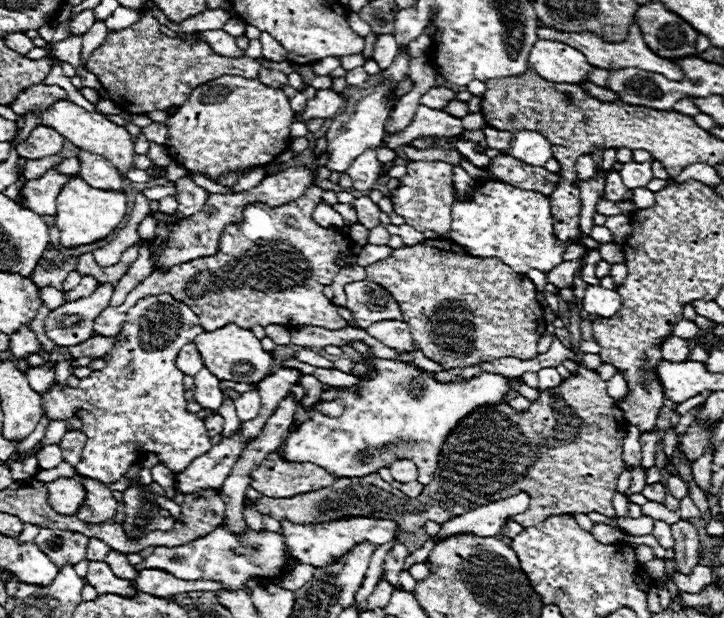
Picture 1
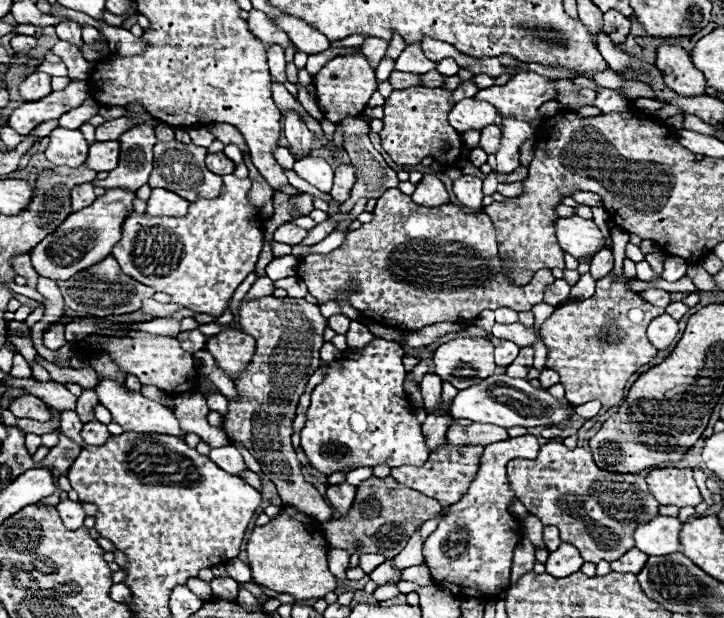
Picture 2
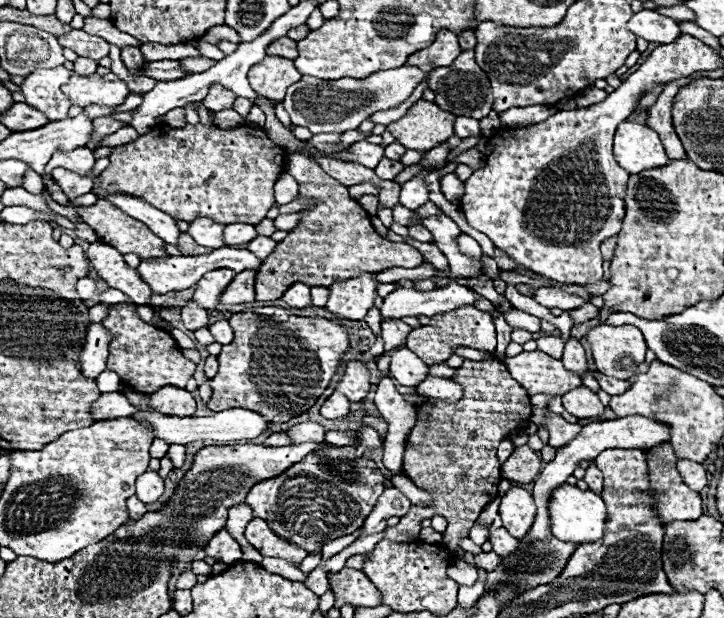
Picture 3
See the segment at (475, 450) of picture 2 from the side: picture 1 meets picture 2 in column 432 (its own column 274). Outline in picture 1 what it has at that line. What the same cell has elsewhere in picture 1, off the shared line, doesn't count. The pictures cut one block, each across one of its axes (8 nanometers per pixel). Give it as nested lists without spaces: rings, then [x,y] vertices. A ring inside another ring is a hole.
[[[280,450],[268,454],[252,472],[252,488],[270,498],[292,498],[296,494],[314,492],[336,480],[338,476],[320,466],[286,462]]]

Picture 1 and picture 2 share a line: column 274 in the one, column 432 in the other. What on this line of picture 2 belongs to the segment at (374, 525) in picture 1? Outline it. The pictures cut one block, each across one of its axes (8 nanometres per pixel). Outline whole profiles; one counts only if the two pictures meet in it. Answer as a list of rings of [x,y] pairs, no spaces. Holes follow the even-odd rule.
[[[532,434],[494,442],[484,448],[478,472],[468,492],[448,508],[424,544],[424,562],[430,568],[436,584],[448,588],[456,596],[472,598],[488,598],[484,594],[500,594],[510,586],[512,554],[522,536],[520,522],[510,512],[516,496],[506,476],[506,464],[512,458],[534,460],[538,450],[540,444]]]

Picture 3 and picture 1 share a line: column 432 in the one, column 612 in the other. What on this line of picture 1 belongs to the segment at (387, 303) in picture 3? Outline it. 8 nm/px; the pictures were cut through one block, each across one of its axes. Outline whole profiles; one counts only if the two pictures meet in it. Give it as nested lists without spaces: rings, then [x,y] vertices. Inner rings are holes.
[[[588,284],[584,292],[584,310],[596,316],[610,318],[620,310],[620,294],[616,290],[602,288],[600,284]]]

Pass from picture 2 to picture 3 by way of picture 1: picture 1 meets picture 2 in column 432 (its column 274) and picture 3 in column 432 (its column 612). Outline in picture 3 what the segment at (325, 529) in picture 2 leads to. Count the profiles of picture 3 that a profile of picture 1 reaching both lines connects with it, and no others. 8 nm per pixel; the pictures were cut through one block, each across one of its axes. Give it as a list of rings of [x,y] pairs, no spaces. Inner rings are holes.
[[[464,360],[464,364],[456,370],[456,376],[452,378],[464,388],[464,398],[446,404],[440,400],[428,400],[426,404],[418,406],[418,422],[408,434],[406,440],[406,452],[404,452],[404,472],[408,478],[414,480],[414,484],[422,490],[428,490],[434,496],[434,506],[432,508],[422,508],[422,506],[410,506],[408,514],[400,518],[396,526],[386,528],[386,538],[394,542],[416,542],[420,534],[420,522],[428,516],[440,514],[448,520],[448,528],[442,536],[442,546],[456,558],[460,560],[464,556],[464,550],[460,548],[460,540],[468,536],[470,528],[474,526],[476,518],[484,510],[486,504],[490,504],[498,496],[498,482],[500,482],[500,464],[496,460],[496,448],[502,442],[504,434],[512,436],[516,432],[522,432],[532,416],[532,406],[526,390],[508,374],[506,366],[500,360],[482,360],[482,362],[472,362]]]

